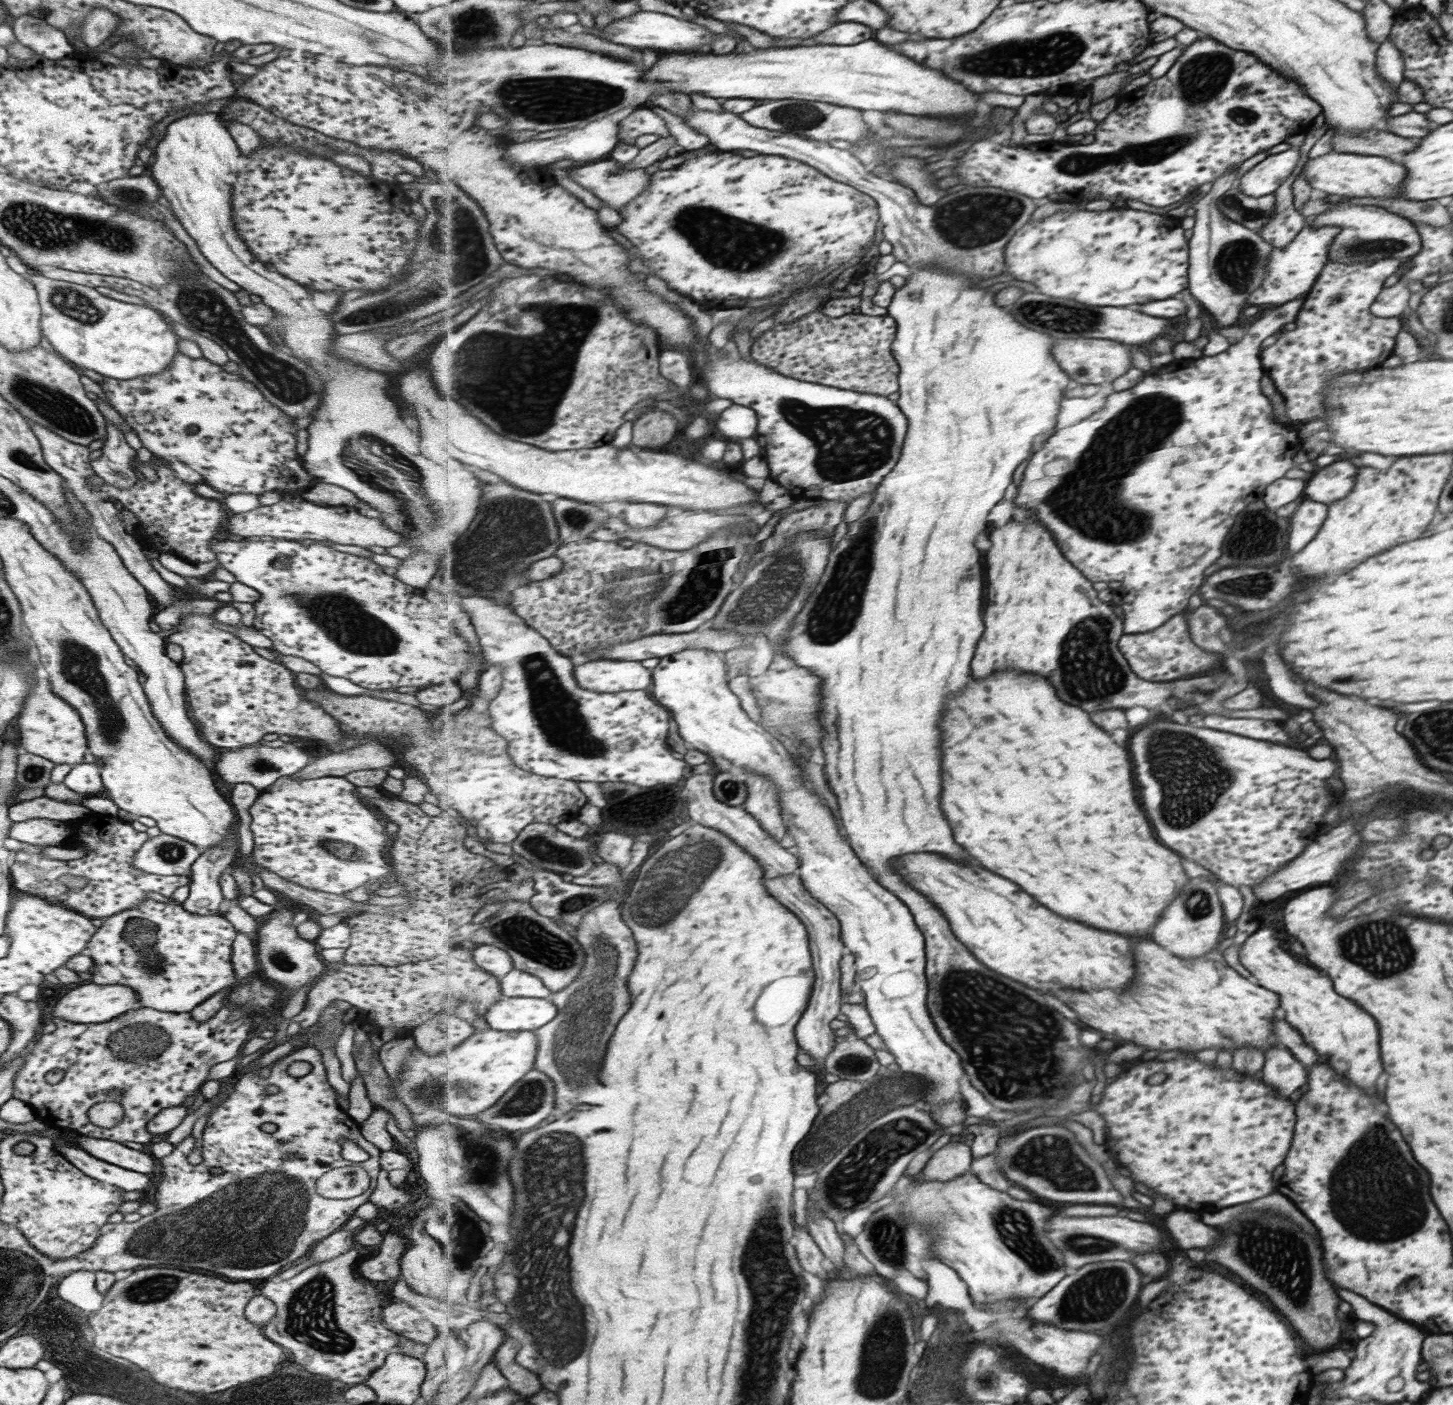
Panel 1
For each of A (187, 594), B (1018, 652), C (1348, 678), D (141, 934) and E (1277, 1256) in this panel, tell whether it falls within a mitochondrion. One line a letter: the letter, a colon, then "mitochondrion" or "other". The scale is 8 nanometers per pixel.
A: other
B: other
C: mitochondrion
D: mitochondrion
E: mitochondrion

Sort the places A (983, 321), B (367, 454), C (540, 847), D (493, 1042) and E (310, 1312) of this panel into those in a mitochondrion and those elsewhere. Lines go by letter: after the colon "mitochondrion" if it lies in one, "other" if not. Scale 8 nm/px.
A: other
B: mitochondrion
C: mitochondrion
D: other
E: mitochondrion

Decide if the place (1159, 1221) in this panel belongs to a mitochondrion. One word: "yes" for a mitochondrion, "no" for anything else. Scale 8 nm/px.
no

